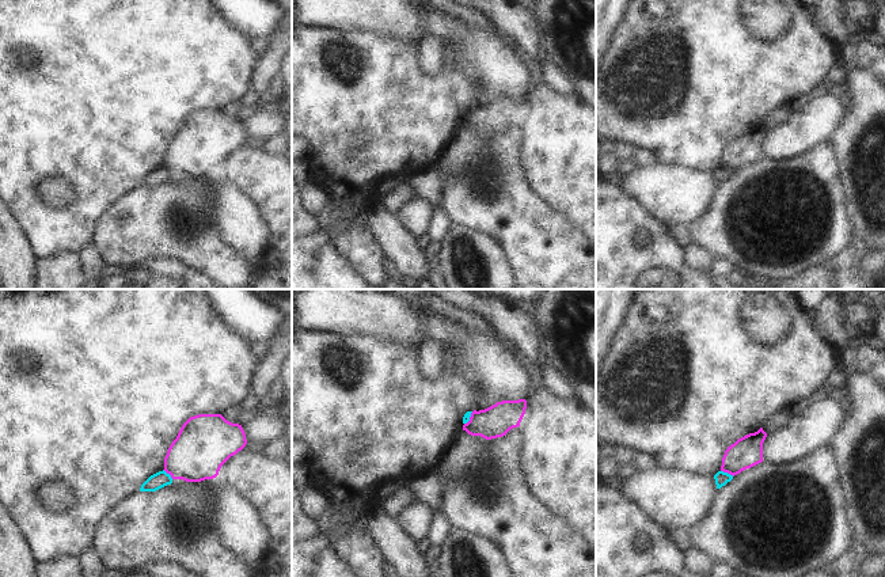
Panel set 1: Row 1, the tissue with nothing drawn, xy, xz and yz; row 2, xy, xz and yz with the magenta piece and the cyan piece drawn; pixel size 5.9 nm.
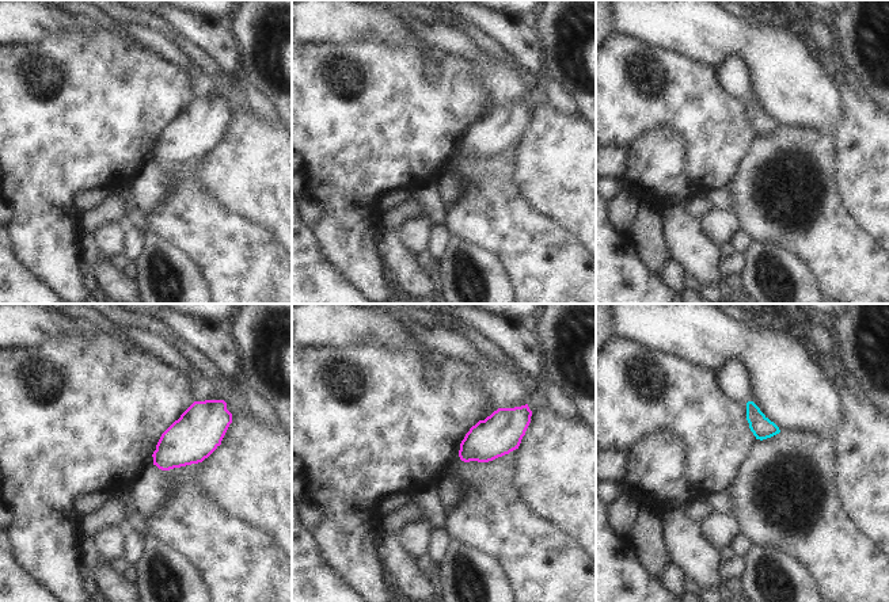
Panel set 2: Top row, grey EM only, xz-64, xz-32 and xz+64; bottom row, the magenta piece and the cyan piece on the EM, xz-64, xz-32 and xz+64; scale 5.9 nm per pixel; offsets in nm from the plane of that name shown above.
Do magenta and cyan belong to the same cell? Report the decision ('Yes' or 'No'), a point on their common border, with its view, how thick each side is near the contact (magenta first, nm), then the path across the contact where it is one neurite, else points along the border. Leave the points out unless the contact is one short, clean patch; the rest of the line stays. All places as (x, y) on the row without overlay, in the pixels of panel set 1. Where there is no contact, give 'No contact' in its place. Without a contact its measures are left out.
No. Touches magenta at yz (728, 169). Thickness 180 nm (magenta) against 80 nm. Boundary: yz (721, 166), (733, 171)

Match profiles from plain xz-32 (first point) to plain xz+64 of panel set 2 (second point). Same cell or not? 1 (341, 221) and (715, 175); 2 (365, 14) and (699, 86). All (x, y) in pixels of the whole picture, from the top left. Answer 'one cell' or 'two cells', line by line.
1: one cell
2: two cells

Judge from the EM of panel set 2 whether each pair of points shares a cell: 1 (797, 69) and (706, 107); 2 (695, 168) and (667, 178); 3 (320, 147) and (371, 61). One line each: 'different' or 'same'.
1: different
2: different
3: same

